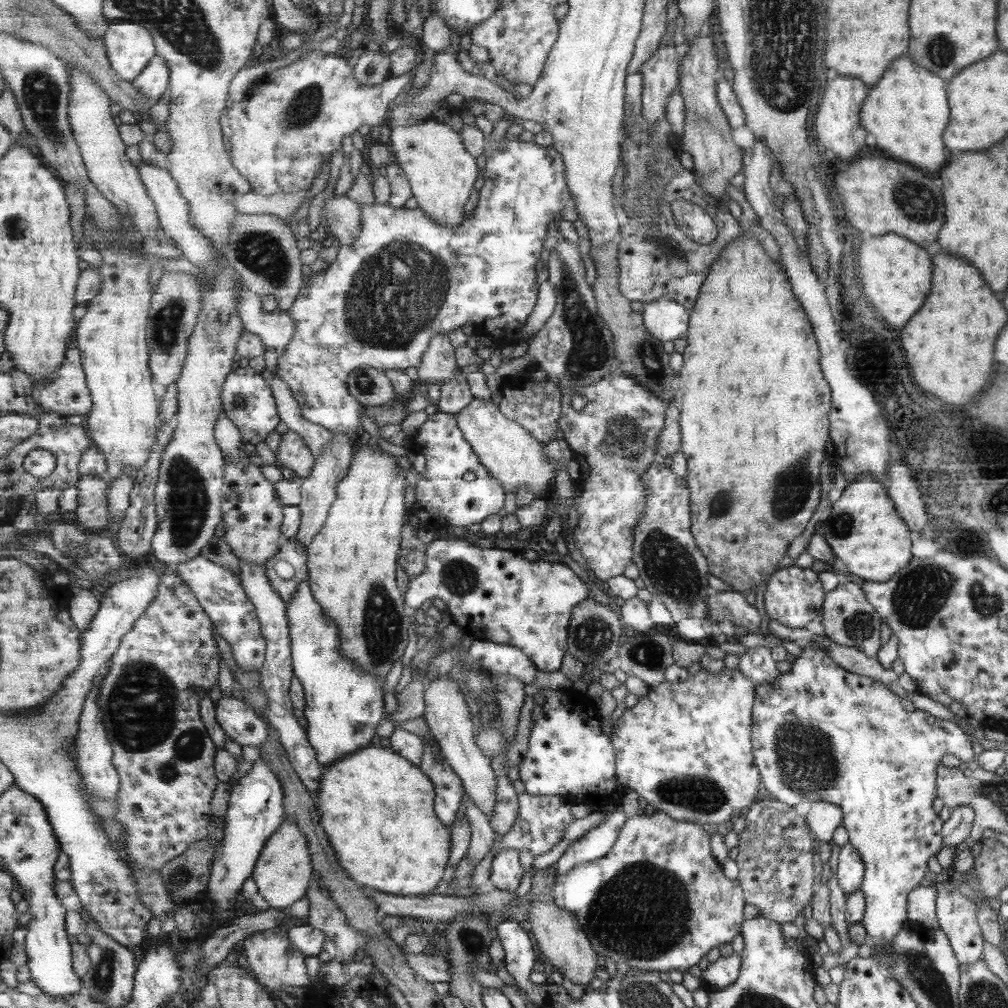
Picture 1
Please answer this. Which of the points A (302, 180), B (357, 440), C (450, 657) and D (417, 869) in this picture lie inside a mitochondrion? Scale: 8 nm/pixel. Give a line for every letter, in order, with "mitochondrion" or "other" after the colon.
A: other
B: other
C: other
D: other

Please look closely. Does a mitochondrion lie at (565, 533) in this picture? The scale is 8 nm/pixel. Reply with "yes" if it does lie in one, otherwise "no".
no

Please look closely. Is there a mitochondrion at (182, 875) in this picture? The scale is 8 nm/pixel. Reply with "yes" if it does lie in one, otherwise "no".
yes

